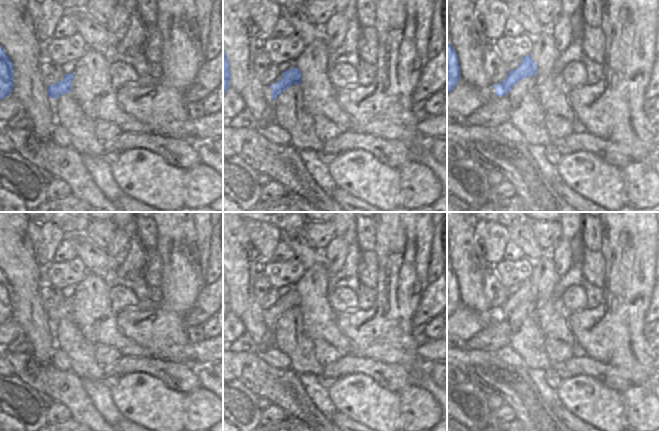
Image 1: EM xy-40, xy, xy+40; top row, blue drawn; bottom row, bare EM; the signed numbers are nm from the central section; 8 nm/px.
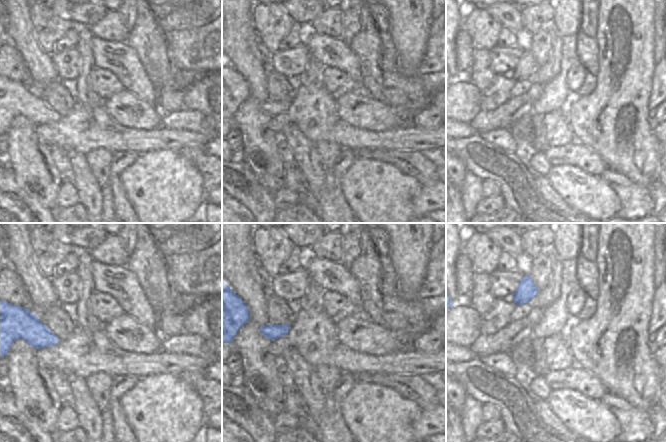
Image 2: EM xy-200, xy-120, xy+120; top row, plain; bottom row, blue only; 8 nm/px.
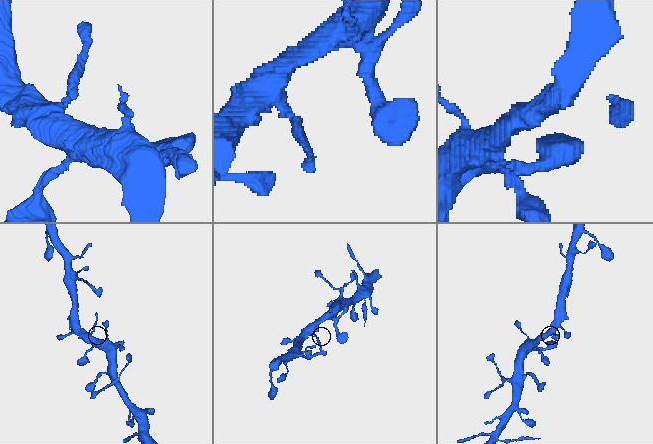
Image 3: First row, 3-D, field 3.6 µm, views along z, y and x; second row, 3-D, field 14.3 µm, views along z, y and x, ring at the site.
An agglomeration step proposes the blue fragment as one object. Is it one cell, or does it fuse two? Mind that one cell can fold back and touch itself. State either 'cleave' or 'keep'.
keep

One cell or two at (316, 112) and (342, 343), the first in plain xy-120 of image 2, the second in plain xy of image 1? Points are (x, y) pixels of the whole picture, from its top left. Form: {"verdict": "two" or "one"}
{"verdict": "one"}

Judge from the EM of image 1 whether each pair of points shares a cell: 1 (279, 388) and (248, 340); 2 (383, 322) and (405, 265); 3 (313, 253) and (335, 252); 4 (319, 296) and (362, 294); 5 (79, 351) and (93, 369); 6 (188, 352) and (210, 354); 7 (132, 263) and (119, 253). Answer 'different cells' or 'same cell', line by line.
1: different cells
2: same cell
3: different cells
4: different cells
5: same cell
6: same cell
7: different cells

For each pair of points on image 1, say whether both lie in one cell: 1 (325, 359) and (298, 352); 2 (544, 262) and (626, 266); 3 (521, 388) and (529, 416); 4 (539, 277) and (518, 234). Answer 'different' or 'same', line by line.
1: different
2: different
3: same
4: different

